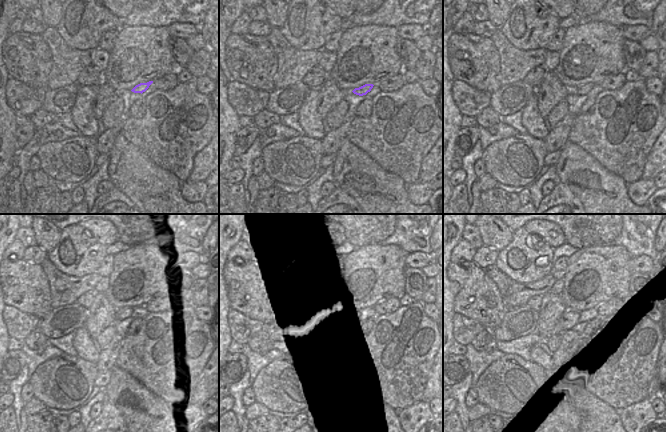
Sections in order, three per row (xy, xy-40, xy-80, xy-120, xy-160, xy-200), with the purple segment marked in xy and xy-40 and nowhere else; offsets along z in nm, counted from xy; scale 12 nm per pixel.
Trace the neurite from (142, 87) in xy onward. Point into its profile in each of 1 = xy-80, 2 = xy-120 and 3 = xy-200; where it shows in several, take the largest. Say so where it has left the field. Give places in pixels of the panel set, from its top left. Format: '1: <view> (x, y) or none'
1: xy-80 (585, 89)
2: xy-120 (123, 313)
3: xy-200 (569, 319)

